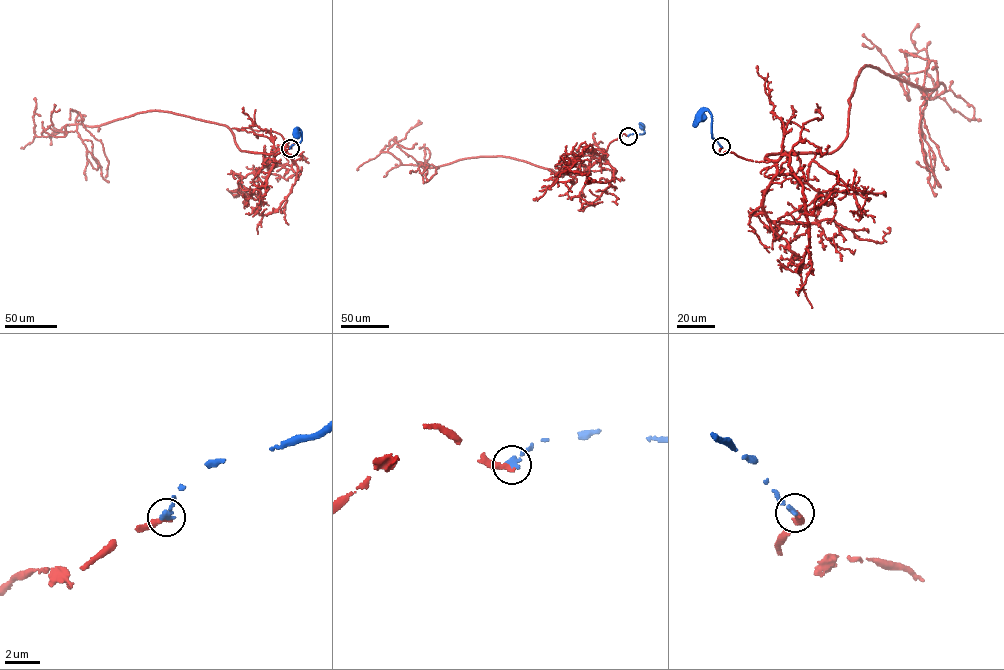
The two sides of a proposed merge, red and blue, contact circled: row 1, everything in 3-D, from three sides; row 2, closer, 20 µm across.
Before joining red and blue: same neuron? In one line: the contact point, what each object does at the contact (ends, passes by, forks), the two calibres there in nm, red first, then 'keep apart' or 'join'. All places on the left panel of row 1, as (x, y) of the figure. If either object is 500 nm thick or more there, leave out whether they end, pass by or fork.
at (290, 148); red ends there; blue ends there; 300 nm thick on the red side, 320 nm on the other; join

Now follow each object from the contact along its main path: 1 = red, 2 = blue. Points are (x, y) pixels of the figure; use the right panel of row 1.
1: (721, 146), (757, 161), (831, 153), (847, 136), (862, 68), (930, 89), (932, 60), (920, 136), (941, 187)
2: (721, 146), (713, 139), (708, 110), (703, 110), (699, 117)

